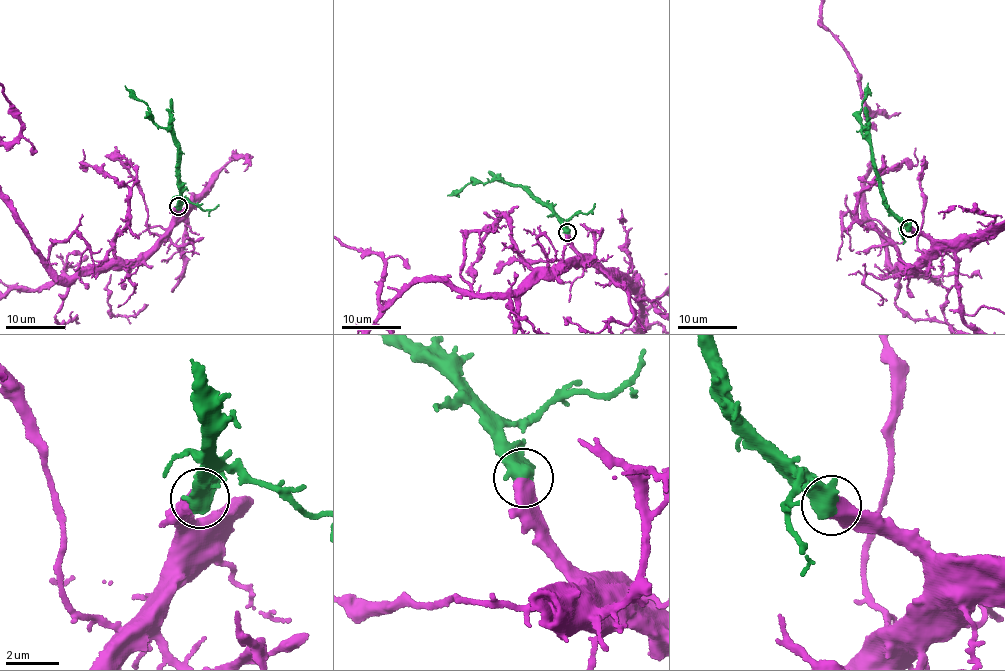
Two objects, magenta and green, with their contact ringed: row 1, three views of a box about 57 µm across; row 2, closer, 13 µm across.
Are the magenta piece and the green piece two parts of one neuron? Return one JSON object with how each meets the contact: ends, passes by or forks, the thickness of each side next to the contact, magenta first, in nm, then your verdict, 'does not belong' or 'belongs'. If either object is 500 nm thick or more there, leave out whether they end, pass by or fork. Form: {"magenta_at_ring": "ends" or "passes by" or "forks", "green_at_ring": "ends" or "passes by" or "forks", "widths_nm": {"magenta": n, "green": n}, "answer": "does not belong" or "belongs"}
{"widths_nm": {"magenta": 700, "green": 800}, "answer": "belongs"}

